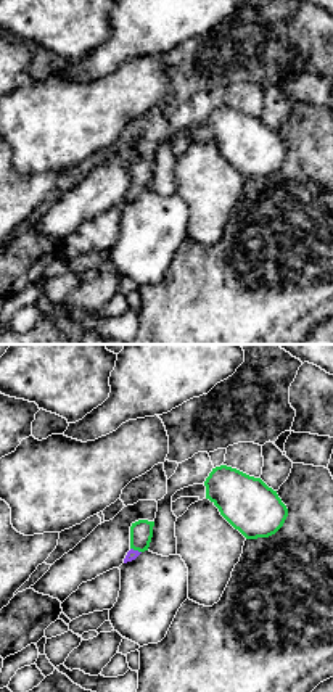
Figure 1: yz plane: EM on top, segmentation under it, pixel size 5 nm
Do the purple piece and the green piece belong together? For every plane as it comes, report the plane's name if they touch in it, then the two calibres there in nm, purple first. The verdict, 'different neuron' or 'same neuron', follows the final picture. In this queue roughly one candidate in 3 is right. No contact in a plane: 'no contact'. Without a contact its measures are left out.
meets purple in yz; 50 nm thick on the purple side, 110 nm on the other

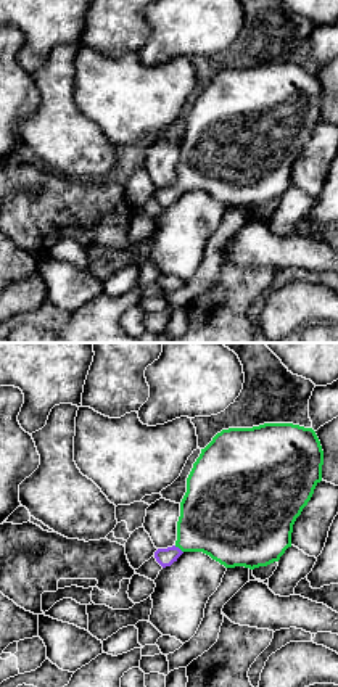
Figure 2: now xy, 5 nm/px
meets purple in xy; 90 nm thick on the purple side, 380 nm on the other

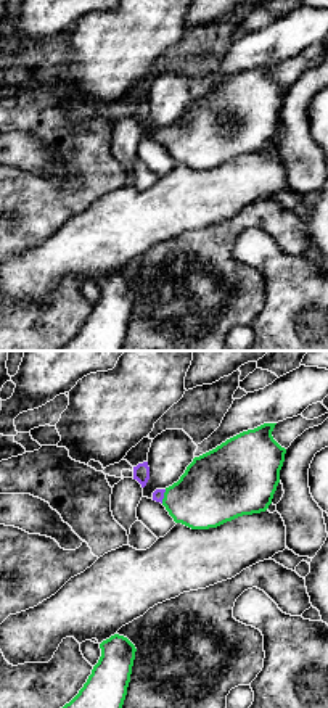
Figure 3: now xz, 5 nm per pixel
meets purple in xz; 60 nm thick on the purple side, 340 nm on the other

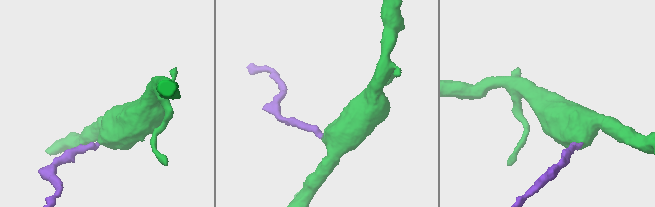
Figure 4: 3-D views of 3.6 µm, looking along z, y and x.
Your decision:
same neuron

